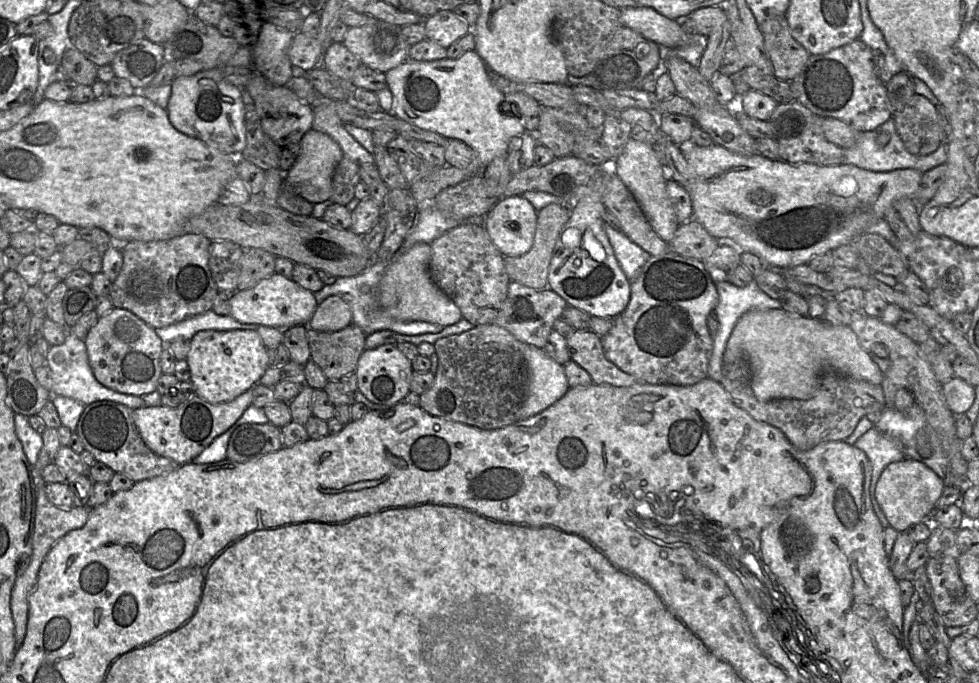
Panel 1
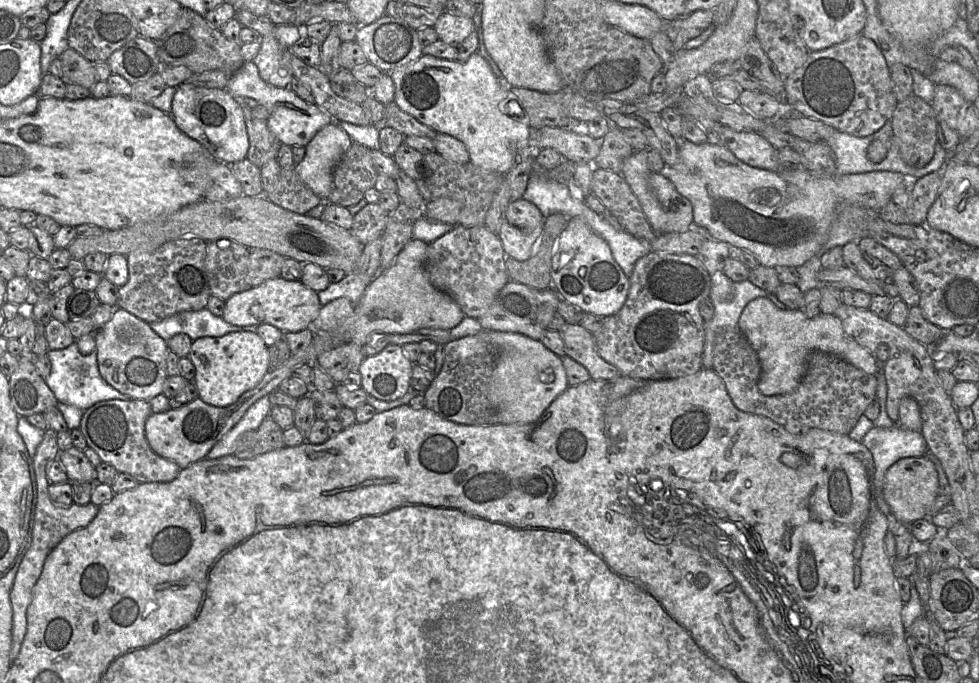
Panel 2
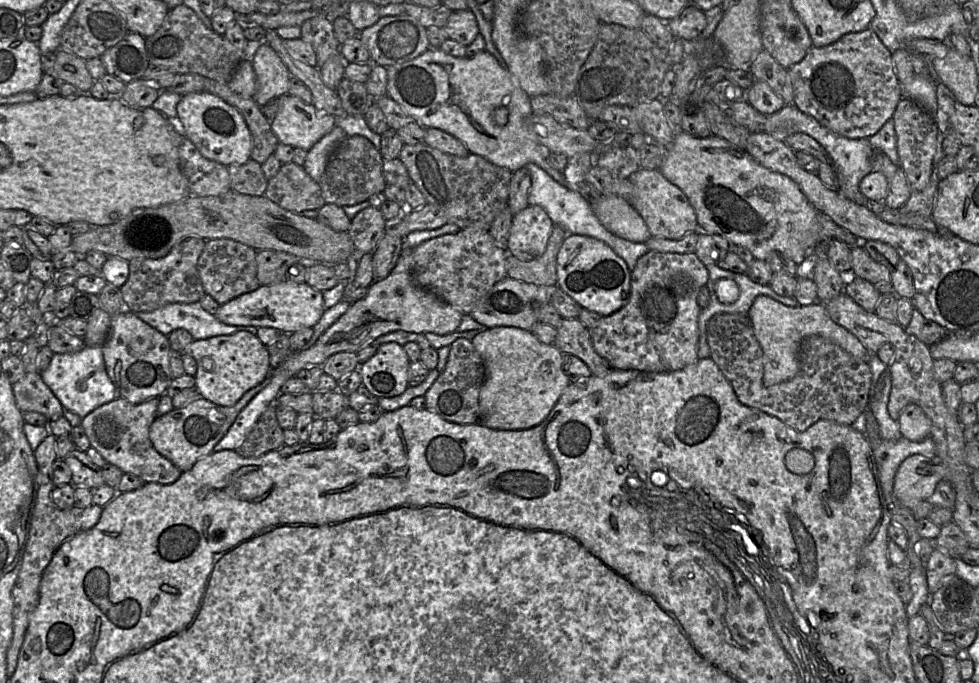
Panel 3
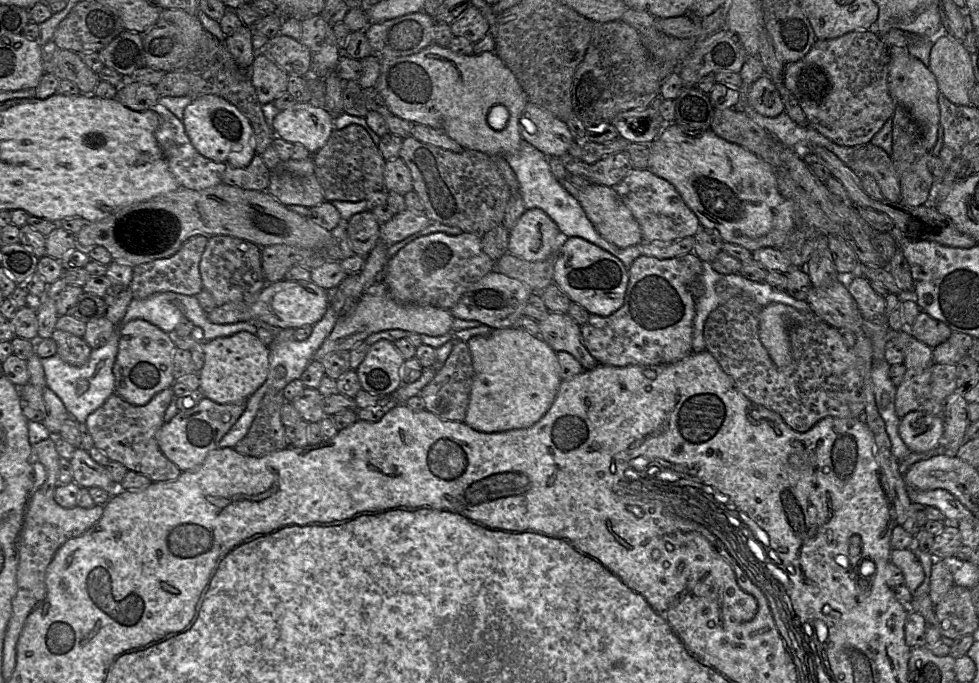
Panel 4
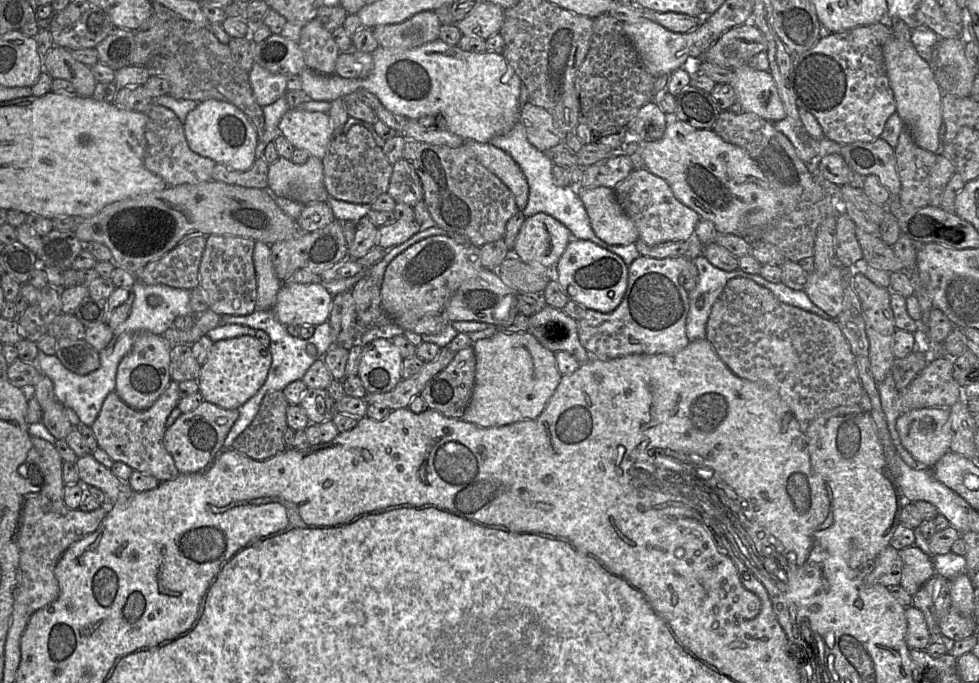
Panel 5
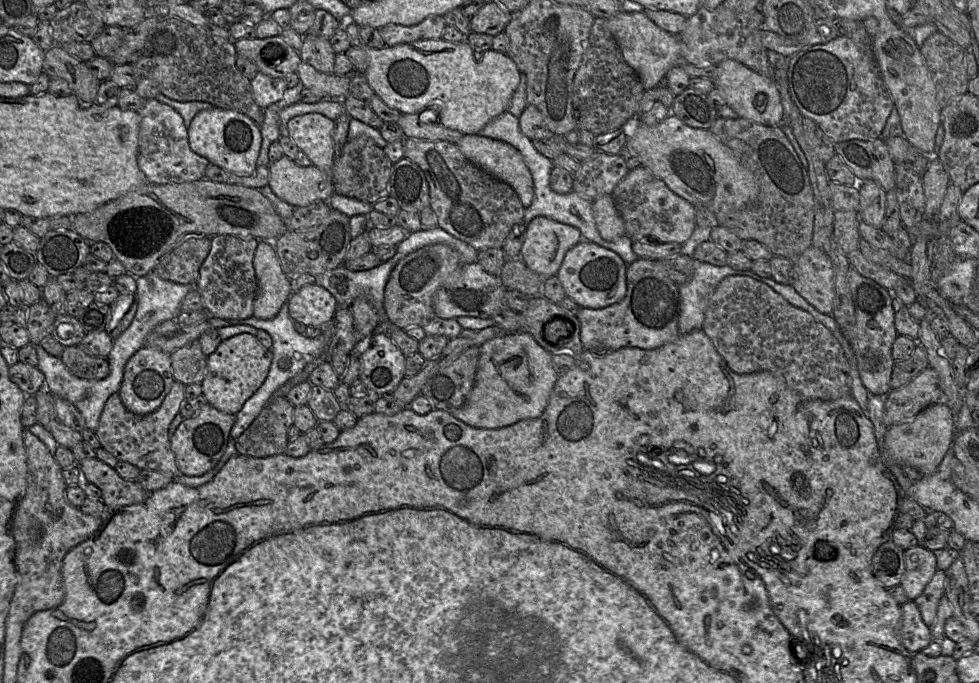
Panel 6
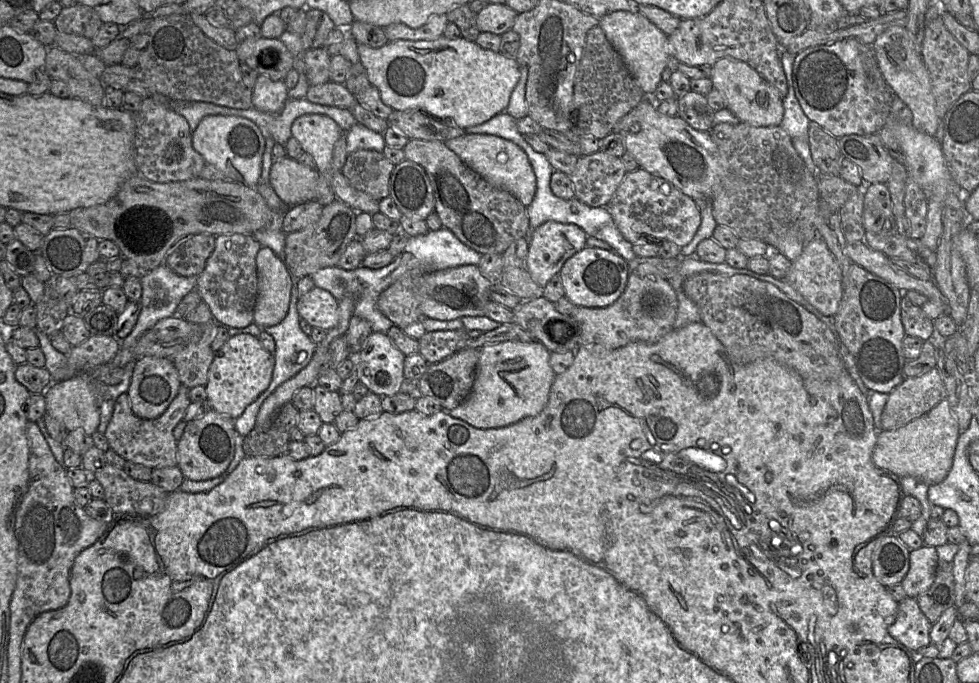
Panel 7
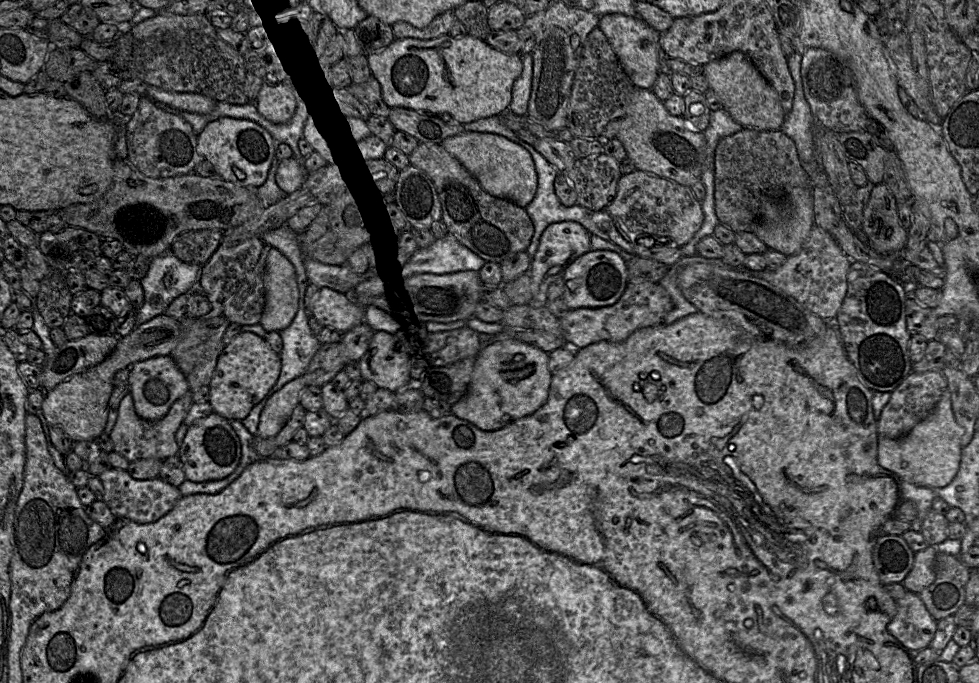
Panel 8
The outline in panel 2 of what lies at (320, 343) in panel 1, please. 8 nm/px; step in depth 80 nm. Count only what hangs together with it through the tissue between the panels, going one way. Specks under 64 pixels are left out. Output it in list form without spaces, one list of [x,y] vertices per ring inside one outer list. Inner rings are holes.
[[[345,343],[318,355],[314,364],[340,384],[350,373],[359,370],[364,358],[363,347]]]

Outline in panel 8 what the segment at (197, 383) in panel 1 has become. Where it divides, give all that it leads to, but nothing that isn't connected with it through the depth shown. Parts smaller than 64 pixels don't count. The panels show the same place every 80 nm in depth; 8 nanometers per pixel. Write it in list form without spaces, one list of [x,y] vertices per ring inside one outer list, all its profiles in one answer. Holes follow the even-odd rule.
[[[240,332],[220,353],[208,385],[213,412],[227,420],[242,421],[274,386],[280,371],[280,355],[271,349],[264,338],[252,332]]]

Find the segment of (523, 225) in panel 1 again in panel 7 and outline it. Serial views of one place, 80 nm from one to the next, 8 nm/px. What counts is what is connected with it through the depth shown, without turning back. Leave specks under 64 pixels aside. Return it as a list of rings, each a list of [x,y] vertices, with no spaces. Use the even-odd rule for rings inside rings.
[[[546,221],[533,232],[525,268],[541,288],[555,275],[560,275],[564,263],[586,246],[587,234],[576,224]]]

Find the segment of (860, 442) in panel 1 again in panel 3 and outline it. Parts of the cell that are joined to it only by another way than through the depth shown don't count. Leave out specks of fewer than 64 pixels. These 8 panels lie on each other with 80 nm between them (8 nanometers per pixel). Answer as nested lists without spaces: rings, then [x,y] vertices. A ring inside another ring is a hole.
[[[904,437],[897,440],[881,440],[878,446],[872,447],[872,453],[876,462],[880,484],[888,506],[896,499],[893,495],[894,478],[900,464],[911,455],[923,455],[926,457],[936,456],[935,443],[931,437],[926,437],[920,441],[911,441]]]

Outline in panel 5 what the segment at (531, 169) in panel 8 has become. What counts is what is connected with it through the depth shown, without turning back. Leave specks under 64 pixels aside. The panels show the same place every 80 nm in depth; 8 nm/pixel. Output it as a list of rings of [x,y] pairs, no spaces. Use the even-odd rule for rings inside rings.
[[[467,140],[464,144],[470,148],[485,168],[495,174],[510,189],[518,209],[523,211],[528,203],[529,186],[514,159],[491,143]]]

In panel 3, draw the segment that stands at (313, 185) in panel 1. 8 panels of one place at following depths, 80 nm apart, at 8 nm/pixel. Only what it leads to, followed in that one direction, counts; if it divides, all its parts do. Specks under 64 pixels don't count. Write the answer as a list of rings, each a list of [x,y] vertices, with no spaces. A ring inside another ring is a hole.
[[[335,126],[307,151],[307,156],[302,166],[318,184],[332,153],[347,137],[347,134],[340,127]]]

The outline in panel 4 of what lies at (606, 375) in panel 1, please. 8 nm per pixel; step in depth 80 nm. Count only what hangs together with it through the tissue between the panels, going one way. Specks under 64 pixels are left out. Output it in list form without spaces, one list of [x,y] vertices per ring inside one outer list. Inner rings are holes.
[[[550,312],[548,316],[539,321],[540,334],[539,337],[545,341],[556,353],[567,352],[578,360],[584,370],[591,370],[599,365],[598,361],[589,353],[582,343],[581,326],[579,326],[566,313]]]

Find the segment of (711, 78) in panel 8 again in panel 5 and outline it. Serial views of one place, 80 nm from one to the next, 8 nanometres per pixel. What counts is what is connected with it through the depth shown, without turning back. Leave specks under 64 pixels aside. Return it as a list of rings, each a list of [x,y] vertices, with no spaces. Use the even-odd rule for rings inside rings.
[[[746,64],[731,70],[733,77],[729,85],[734,89],[737,103],[741,105],[743,112],[755,114],[772,123],[786,117],[786,111],[778,94],[778,89],[769,72],[756,70]]]

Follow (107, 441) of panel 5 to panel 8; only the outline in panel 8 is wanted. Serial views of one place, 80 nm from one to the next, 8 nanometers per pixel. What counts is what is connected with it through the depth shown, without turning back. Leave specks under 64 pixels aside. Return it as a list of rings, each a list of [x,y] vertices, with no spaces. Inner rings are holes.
[[[189,390],[171,405],[164,417],[159,420],[145,420],[136,414],[132,395],[129,392],[126,393],[119,404],[117,419],[109,435],[113,442],[113,450],[129,462],[148,458],[165,460],[177,455],[179,445],[176,442],[175,434],[184,422],[184,418],[193,403],[192,391]]]

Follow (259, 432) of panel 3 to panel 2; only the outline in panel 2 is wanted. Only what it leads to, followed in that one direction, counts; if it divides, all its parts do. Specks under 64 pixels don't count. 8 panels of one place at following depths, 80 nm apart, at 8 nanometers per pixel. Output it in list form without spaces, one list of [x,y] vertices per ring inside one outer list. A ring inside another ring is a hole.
[[[268,415],[258,428],[247,431],[238,437],[233,455],[240,459],[252,459],[283,446],[285,446],[283,430]]]

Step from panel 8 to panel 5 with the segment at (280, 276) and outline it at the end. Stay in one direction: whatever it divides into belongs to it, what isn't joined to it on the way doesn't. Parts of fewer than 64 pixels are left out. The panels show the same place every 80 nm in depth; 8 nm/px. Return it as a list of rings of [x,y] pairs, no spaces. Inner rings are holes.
[[[261,241],[255,242],[253,263],[257,282],[256,309],[271,311],[283,282],[275,274],[269,244]]]

